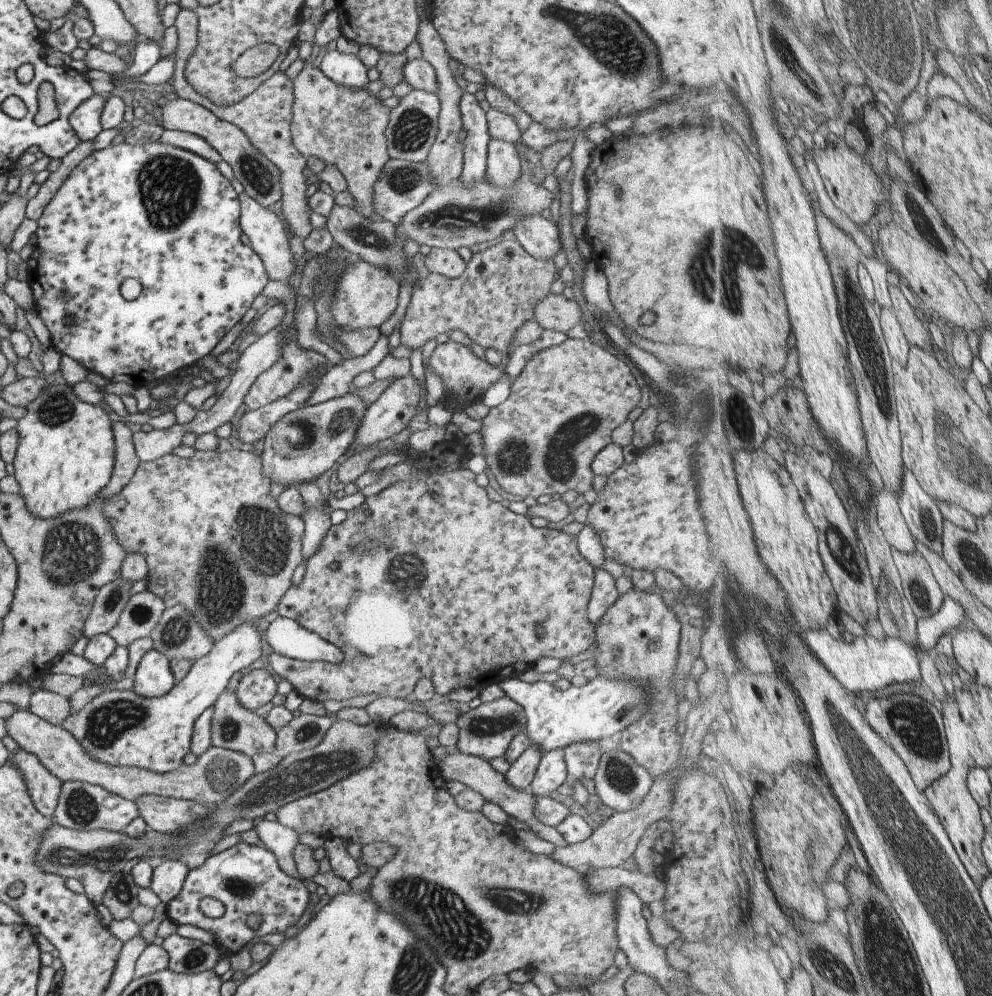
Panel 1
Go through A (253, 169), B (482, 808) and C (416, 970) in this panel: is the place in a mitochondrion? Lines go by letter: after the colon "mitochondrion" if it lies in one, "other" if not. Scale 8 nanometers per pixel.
A: mitochondrion
B: other
C: mitochondrion

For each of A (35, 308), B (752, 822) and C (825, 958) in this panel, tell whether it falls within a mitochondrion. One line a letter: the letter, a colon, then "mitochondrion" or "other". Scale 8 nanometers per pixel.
A: other
B: other
C: mitochondrion

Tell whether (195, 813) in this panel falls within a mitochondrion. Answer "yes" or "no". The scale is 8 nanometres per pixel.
yes

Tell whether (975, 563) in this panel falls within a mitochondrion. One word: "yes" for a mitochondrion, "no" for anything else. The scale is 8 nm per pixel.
yes

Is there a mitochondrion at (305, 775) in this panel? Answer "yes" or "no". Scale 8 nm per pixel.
yes

